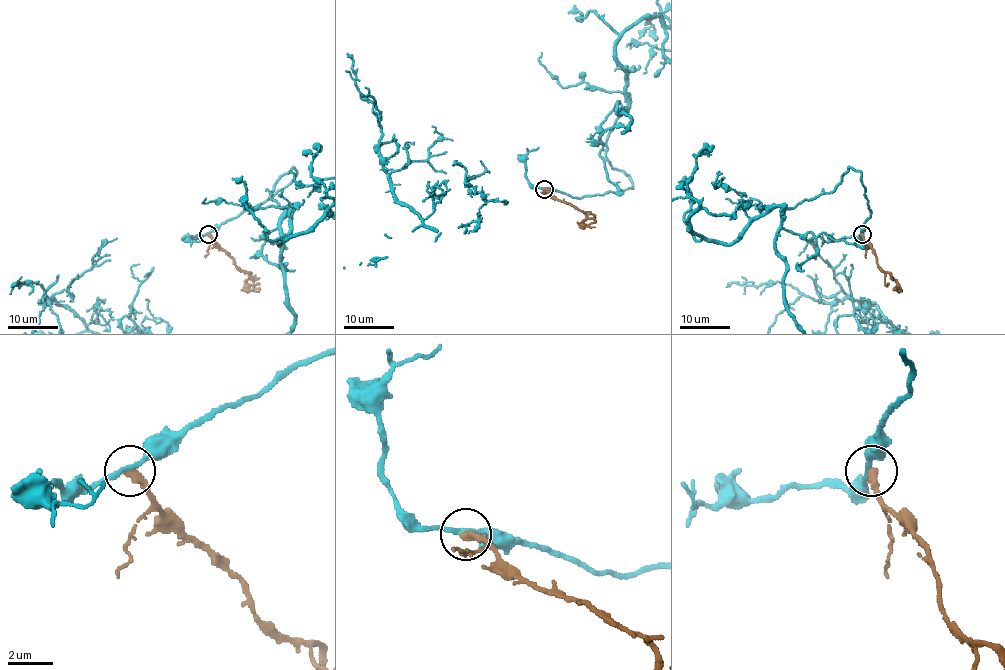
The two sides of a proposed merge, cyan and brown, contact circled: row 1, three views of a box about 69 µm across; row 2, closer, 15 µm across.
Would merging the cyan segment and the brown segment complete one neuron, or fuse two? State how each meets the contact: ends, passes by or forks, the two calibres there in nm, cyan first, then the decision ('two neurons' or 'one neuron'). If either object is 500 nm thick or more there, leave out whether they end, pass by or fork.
cyan passes by; brown ends; calibres 200 and 360 nm; two neurons

